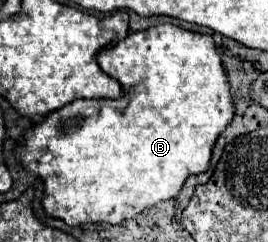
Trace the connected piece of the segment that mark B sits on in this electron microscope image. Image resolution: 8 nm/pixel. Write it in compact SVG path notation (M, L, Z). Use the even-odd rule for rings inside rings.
M161 23L107 47L97 57L99 67L123 85L123 99L85 103L83 107L63 107L43 123L37 123L23 137L19 161L27 171L45 181L45 213L63 219L67 225L111 223L117 225L161 201L173 199L189 175L207 171L211 149L223 129L235 117L235 101L227 85L211 35L187 31Z

